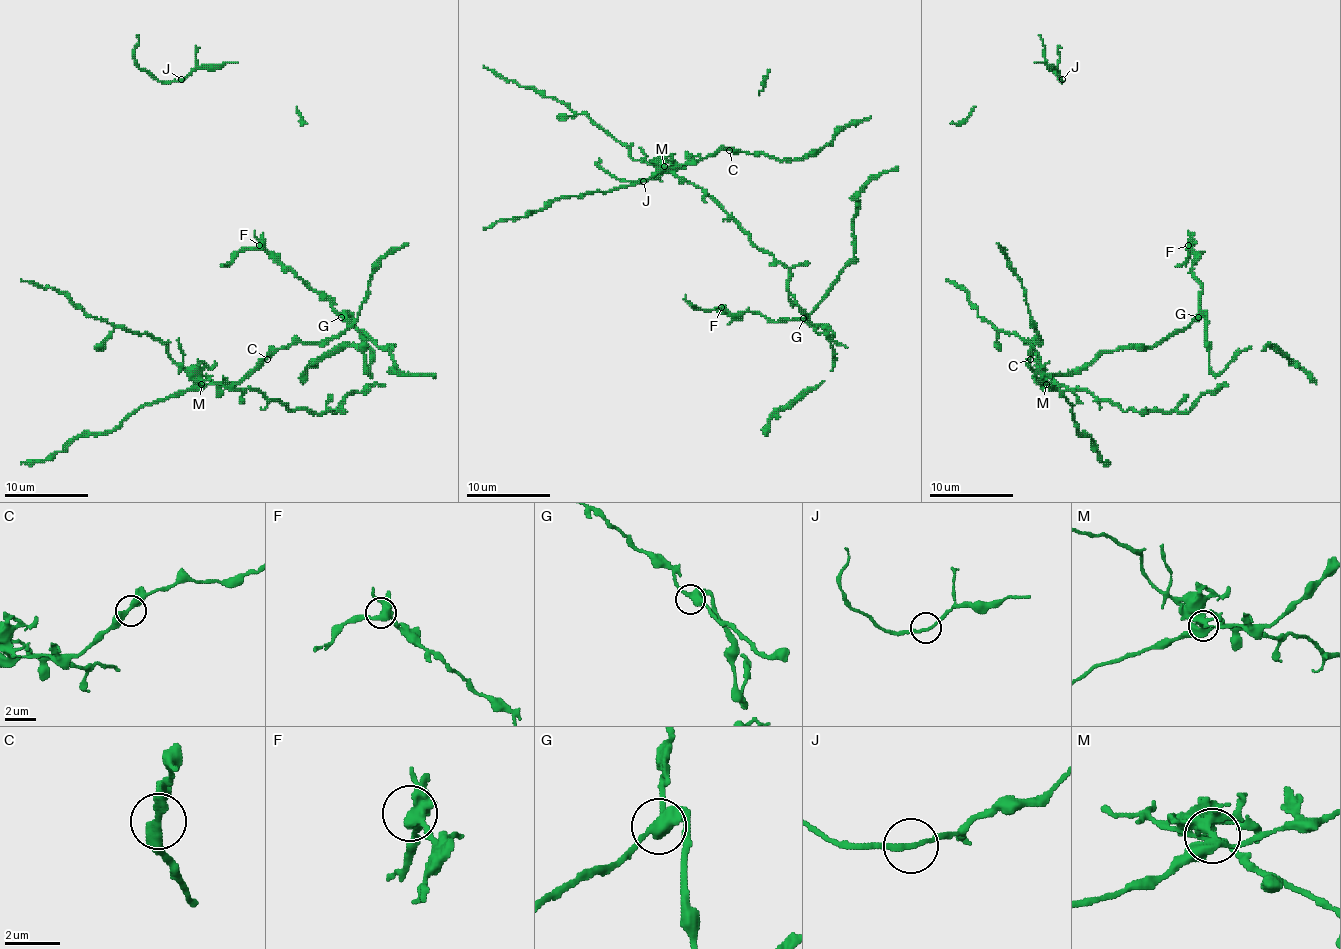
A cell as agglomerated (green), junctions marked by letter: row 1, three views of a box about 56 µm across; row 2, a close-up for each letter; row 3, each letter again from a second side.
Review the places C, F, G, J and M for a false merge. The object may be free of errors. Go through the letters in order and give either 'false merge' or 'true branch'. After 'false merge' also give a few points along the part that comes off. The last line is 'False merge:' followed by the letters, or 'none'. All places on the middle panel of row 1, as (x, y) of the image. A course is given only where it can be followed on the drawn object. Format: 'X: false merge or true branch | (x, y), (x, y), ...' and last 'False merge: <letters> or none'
C: true branch
F: true branch
G: true branch
J: true branch
M: false merge | (664, 166), (660, 166), (700, 187), (755, 244), (780, 261), (788, 269), (788, 293), (814, 328), (847, 347)
False merge: M

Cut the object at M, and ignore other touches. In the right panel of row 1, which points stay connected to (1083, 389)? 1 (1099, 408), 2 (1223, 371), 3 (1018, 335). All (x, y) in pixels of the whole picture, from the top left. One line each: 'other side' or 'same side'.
1: same side
2: other side
3: same side

